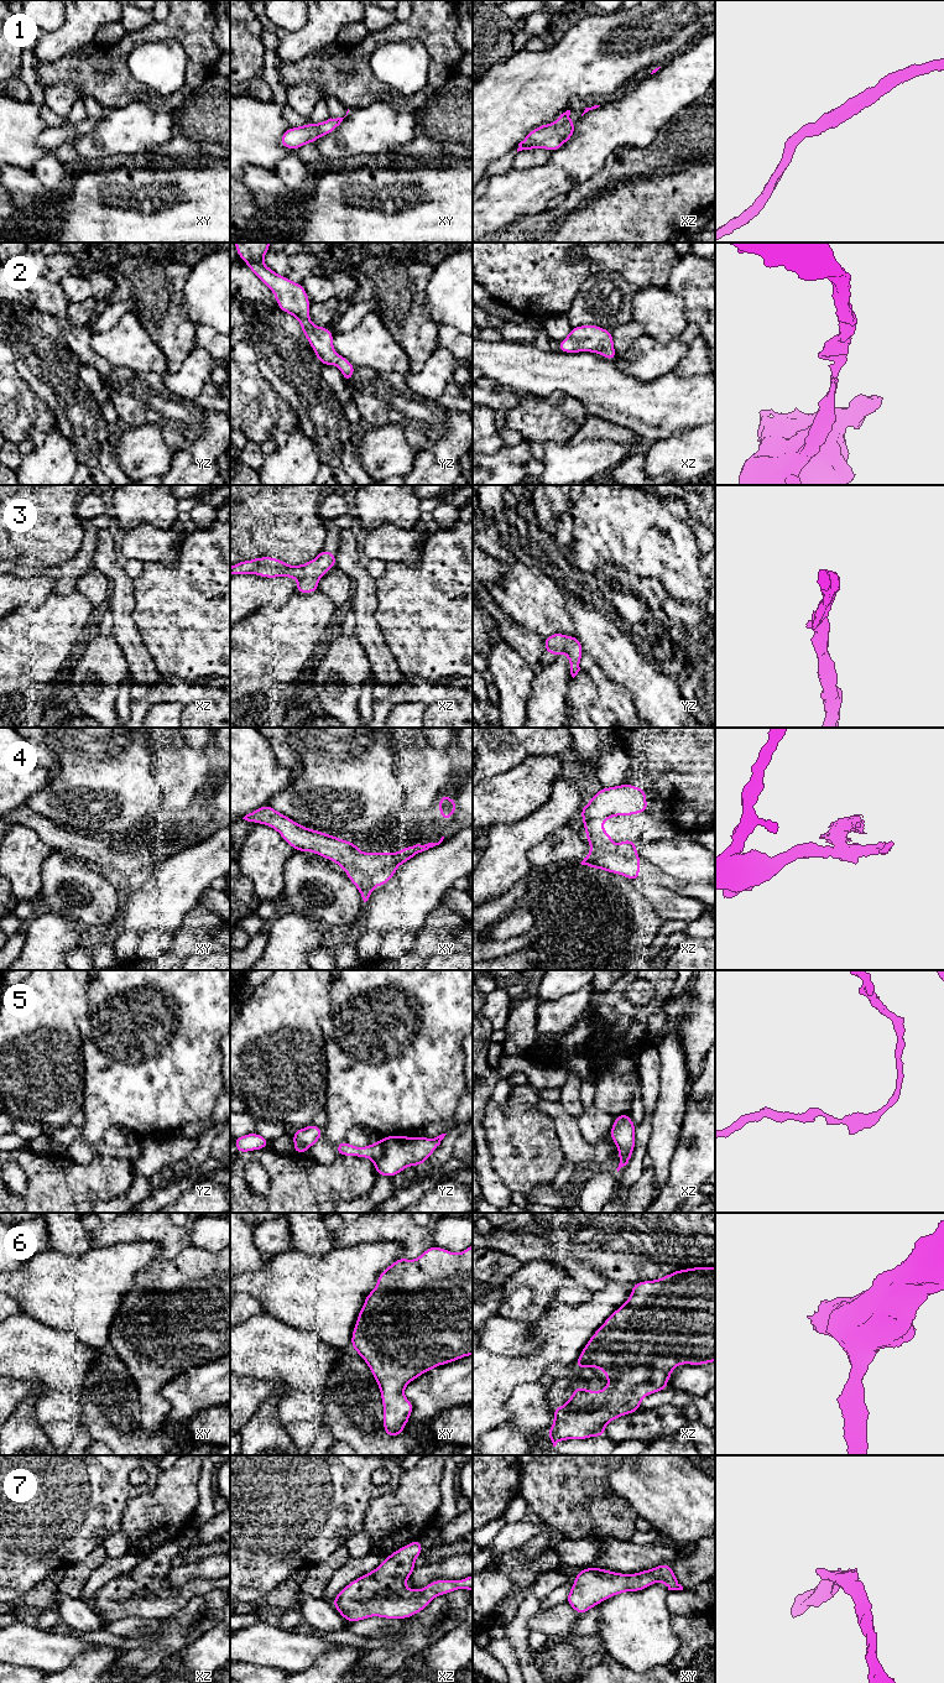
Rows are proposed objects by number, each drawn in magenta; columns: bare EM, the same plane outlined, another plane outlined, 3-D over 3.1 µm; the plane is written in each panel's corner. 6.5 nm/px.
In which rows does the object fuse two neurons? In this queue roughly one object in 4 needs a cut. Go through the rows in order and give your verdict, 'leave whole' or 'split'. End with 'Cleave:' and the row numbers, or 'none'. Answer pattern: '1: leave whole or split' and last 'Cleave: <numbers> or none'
1: leave whole
2: leave whole
3: leave whole
4: split
5: split
6: leave whole
7: leave whole
Cleave: 4, 5

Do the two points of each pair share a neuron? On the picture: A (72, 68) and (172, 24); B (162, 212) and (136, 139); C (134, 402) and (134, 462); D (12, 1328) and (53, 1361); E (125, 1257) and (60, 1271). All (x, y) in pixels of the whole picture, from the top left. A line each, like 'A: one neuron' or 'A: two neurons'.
A: one neuron
B: two neurons
C: two neurons
D: one neuron
E: one neuron

